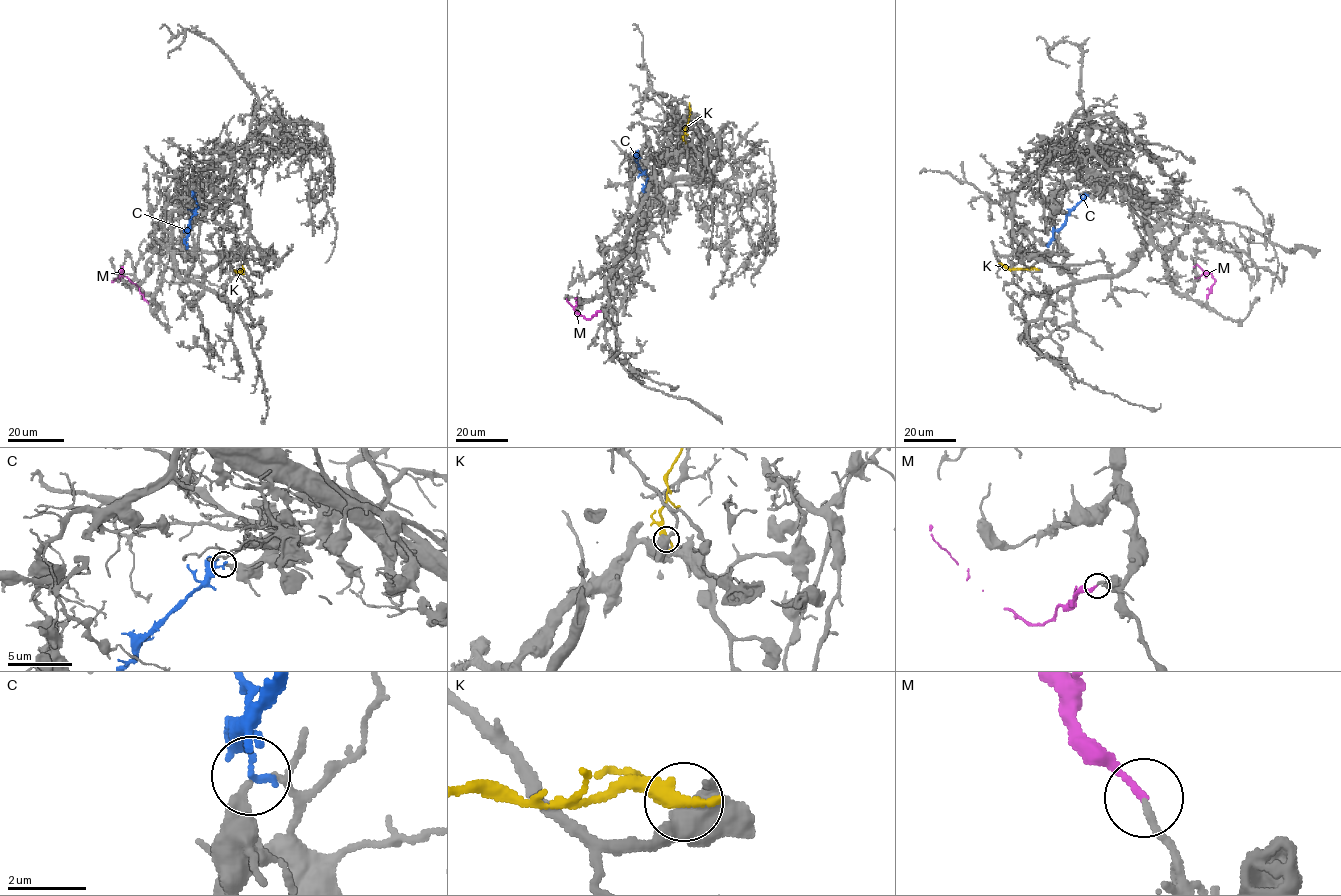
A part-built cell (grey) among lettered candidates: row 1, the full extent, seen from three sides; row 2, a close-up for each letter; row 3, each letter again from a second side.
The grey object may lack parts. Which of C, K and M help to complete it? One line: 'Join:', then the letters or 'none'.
Join: M

